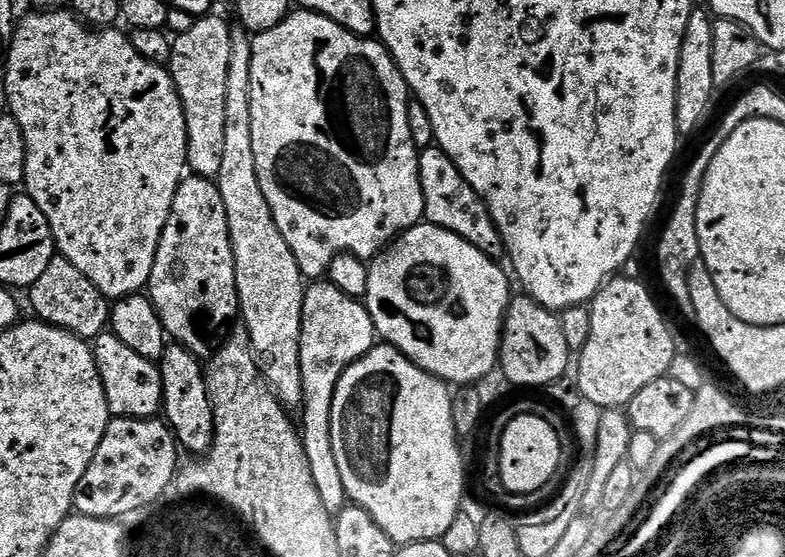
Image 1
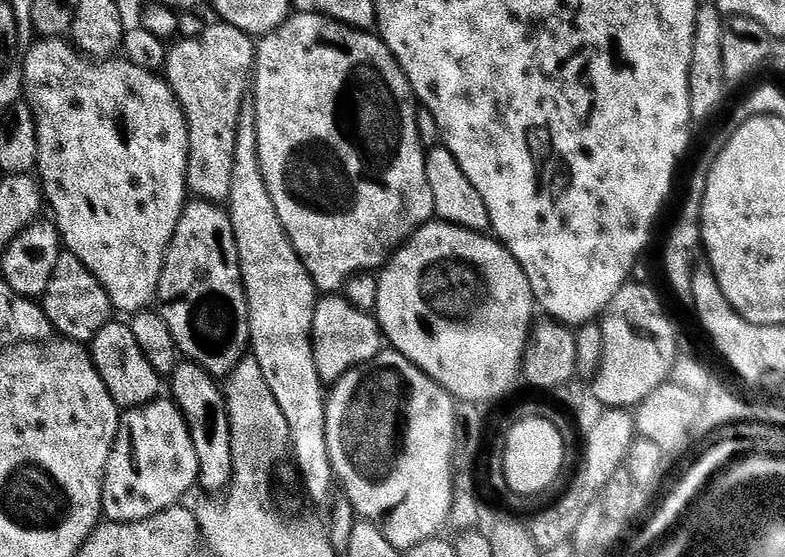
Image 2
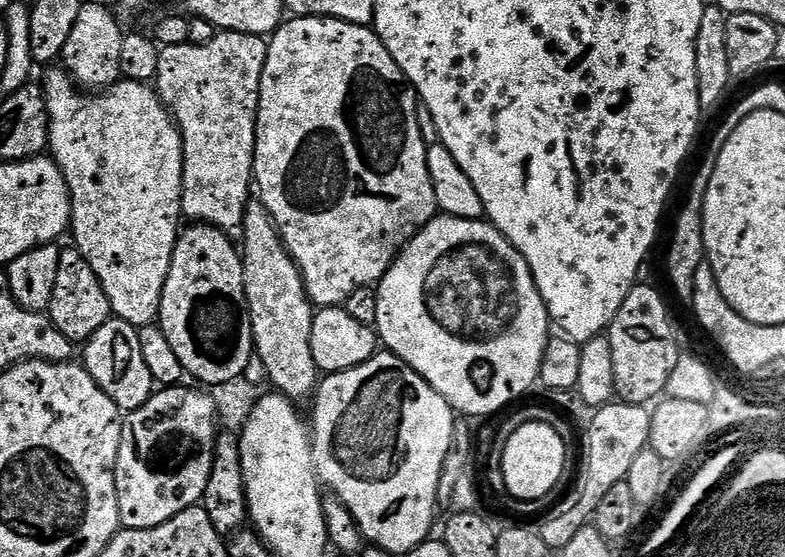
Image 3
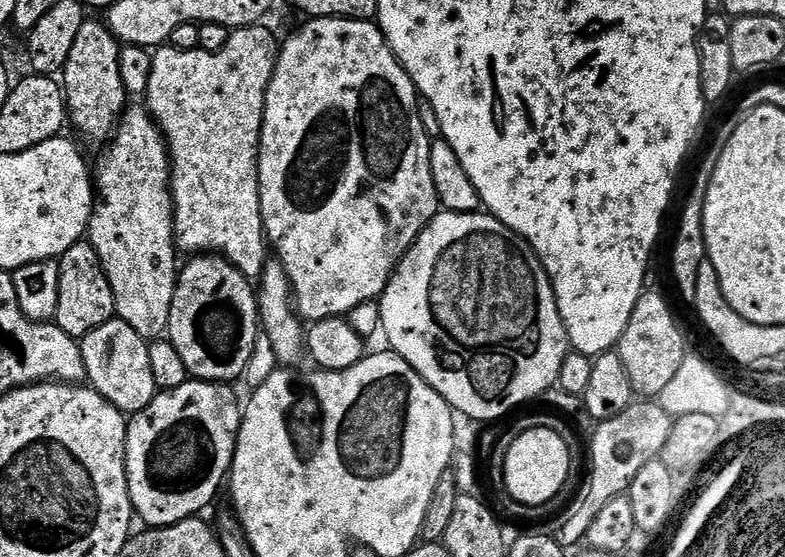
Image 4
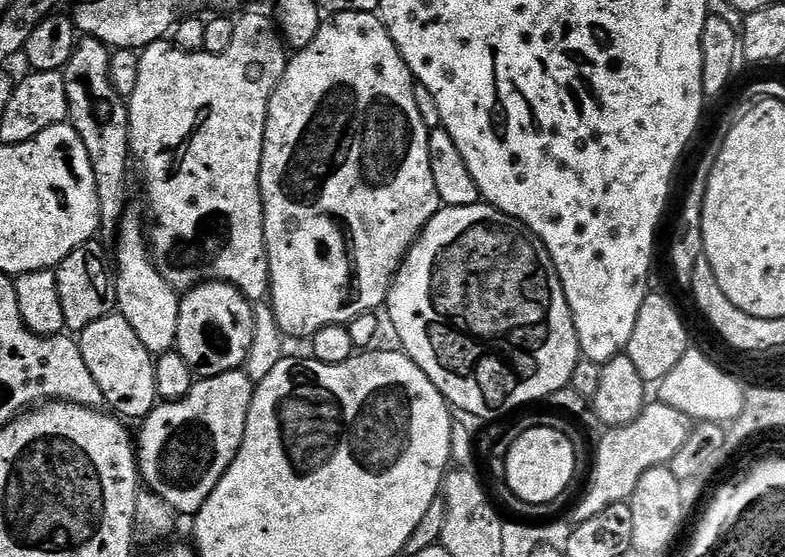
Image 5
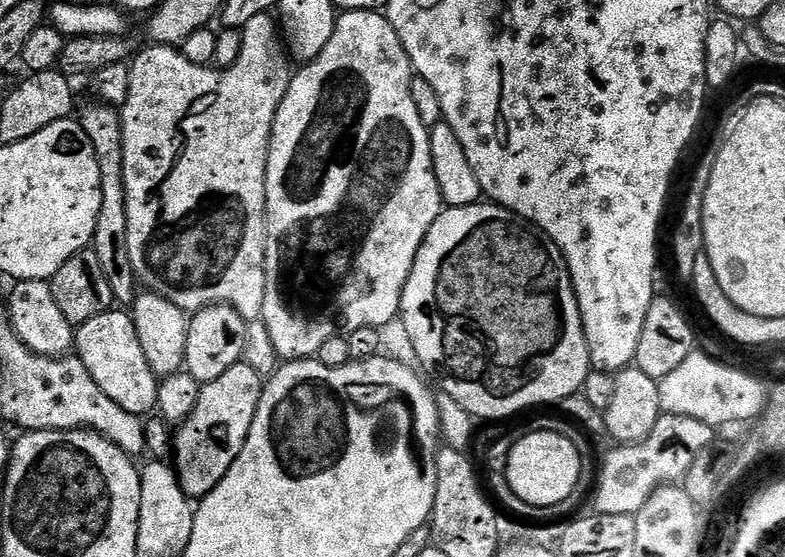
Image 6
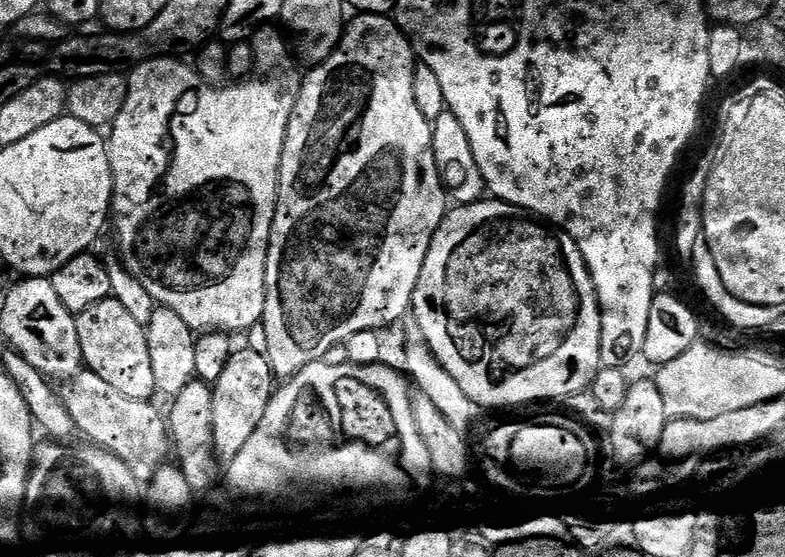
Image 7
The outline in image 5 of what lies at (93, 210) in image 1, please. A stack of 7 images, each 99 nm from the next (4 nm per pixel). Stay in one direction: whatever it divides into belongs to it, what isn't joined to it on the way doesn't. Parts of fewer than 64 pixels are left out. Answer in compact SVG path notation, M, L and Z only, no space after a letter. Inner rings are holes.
M132 214L120 221L118 239L115 241L116 264L114 260L114 279L116 282L116 307L119 315L134 326L134 334L142 338L142 346L153 354L173 351L178 334L178 310L180 296L170 287L166 278L156 269L152 253L148 247L146 224Z

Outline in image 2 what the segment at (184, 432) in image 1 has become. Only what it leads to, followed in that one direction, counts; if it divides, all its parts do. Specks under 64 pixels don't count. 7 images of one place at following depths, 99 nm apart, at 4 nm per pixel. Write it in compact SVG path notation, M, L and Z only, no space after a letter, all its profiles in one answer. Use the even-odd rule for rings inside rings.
M191 362L177 363L170 377L171 399L175 401L188 424L194 454L198 454L198 488L201 493L224 494L231 486L234 460L228 408L224 404L221 385L206 370Z

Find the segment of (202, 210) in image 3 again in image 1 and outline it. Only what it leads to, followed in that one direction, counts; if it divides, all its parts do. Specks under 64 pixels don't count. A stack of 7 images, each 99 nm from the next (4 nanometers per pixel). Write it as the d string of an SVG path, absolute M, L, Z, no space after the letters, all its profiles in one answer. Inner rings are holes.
M217 14L197 19L189 32L175 37L170 65L172 80L180 91L184 113L188 115L188 163L195 175L219 177L226 150L228 83L233 55L234 32Z

